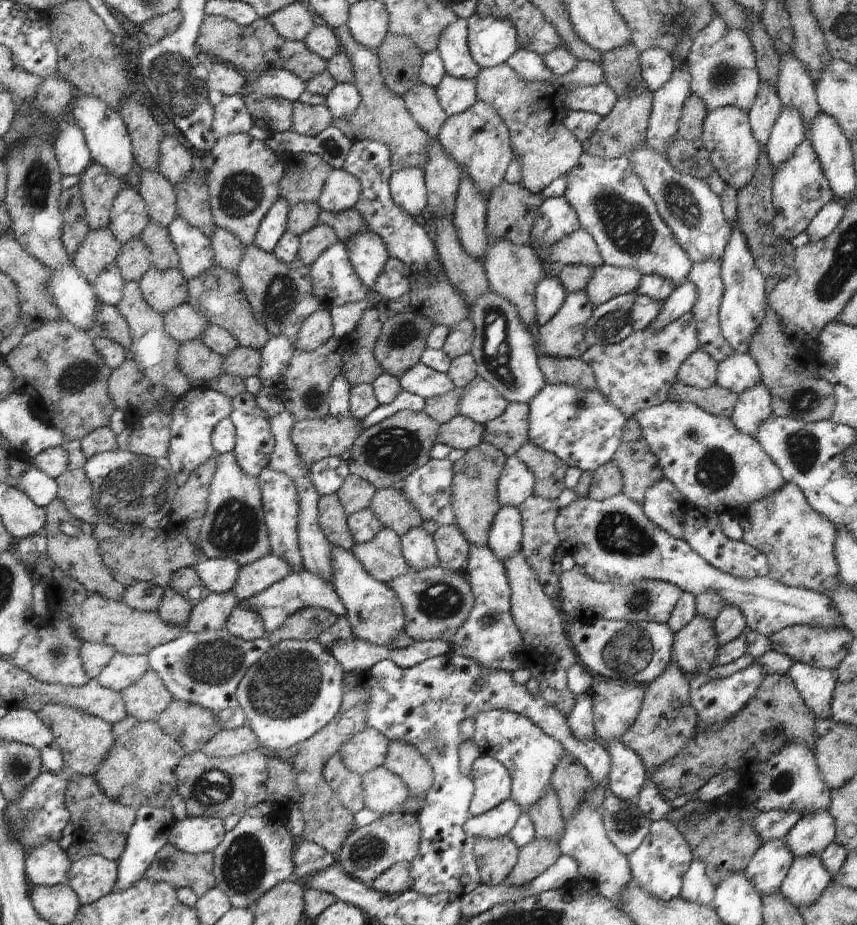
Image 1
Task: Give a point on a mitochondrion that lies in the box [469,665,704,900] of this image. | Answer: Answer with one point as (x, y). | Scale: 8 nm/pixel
(624, 822)

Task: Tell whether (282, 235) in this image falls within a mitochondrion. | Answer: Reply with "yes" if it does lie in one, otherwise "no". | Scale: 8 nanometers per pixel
no

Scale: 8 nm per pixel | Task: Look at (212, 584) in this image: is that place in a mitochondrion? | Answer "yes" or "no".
no

